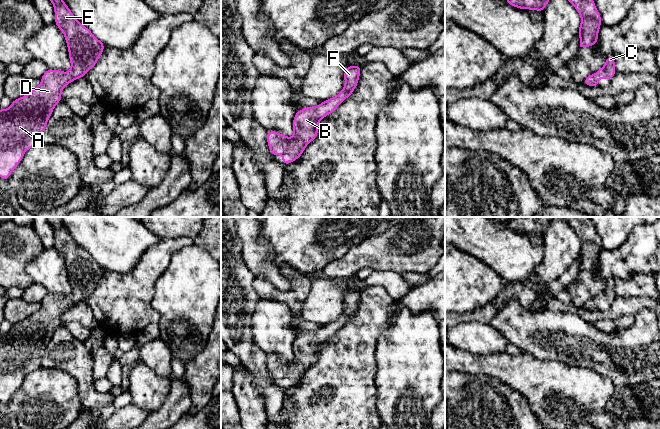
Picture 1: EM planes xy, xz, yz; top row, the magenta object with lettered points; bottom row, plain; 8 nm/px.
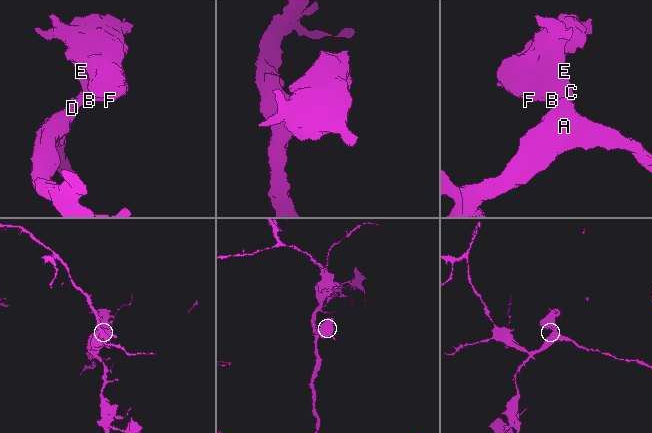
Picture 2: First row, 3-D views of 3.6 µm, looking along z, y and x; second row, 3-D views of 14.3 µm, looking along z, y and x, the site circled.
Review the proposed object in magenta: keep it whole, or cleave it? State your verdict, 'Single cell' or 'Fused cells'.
Single cell

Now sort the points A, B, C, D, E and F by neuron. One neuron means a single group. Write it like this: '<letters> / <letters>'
A B C D E F

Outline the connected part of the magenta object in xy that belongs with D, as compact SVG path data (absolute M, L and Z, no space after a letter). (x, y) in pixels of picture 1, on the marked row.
M63 0L50 1L54 6L55 24L65 36L71 68L67 73L47 69L40 78L41 83L38 87L25 96L13 100L7 109L0 109L0 178L3 180L8 180L28 149L41 143L41 135L53 109L62 99L62 90L70 82L85 77L85 74L97 64L104 50L105 44L75 18Z

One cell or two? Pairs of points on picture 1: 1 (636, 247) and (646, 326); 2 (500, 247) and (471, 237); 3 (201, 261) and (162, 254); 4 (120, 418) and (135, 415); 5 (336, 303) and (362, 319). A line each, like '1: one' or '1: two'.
1: two
2: one
3: two
4: one
5: two

